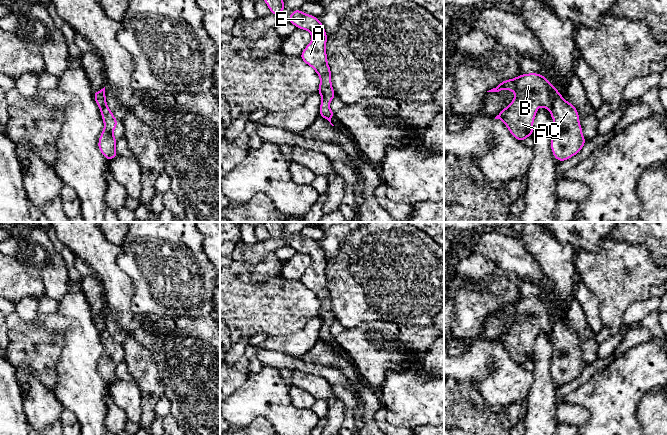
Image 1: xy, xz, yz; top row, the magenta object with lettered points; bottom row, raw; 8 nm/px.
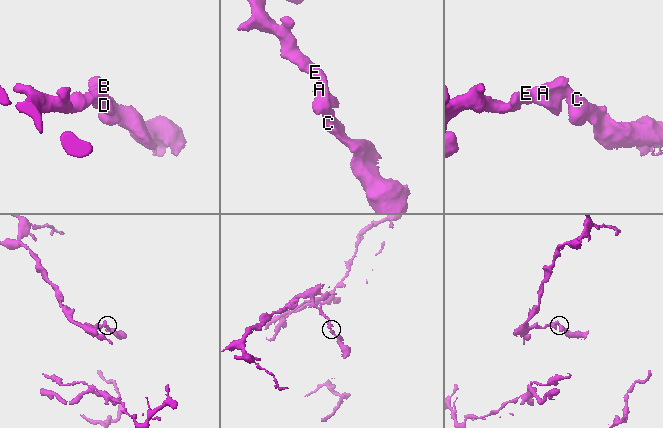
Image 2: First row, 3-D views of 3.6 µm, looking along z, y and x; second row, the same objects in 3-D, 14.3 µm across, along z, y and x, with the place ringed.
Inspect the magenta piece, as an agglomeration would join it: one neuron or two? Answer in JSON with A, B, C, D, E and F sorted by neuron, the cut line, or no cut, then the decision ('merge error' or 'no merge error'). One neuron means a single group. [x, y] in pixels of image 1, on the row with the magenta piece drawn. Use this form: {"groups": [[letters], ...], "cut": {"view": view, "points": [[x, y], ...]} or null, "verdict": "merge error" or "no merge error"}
{"groups": [["A", "B", "C", "D", "E", "F"]], "cut": null, "verdict": "no merge error"}

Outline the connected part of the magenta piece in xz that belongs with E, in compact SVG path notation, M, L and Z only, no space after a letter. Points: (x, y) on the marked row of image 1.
M296 9L289 16L288 21L297 28L307 30L311 33L311 43L308 44L300 55L300 58L312 67L320 77L318 93L322 96L320 105L320 116L331 123L334 112L329 108L329 104L336 96L331 83L331 69L327 62L327 53L325 50L327 34L319 18L305 14Z

